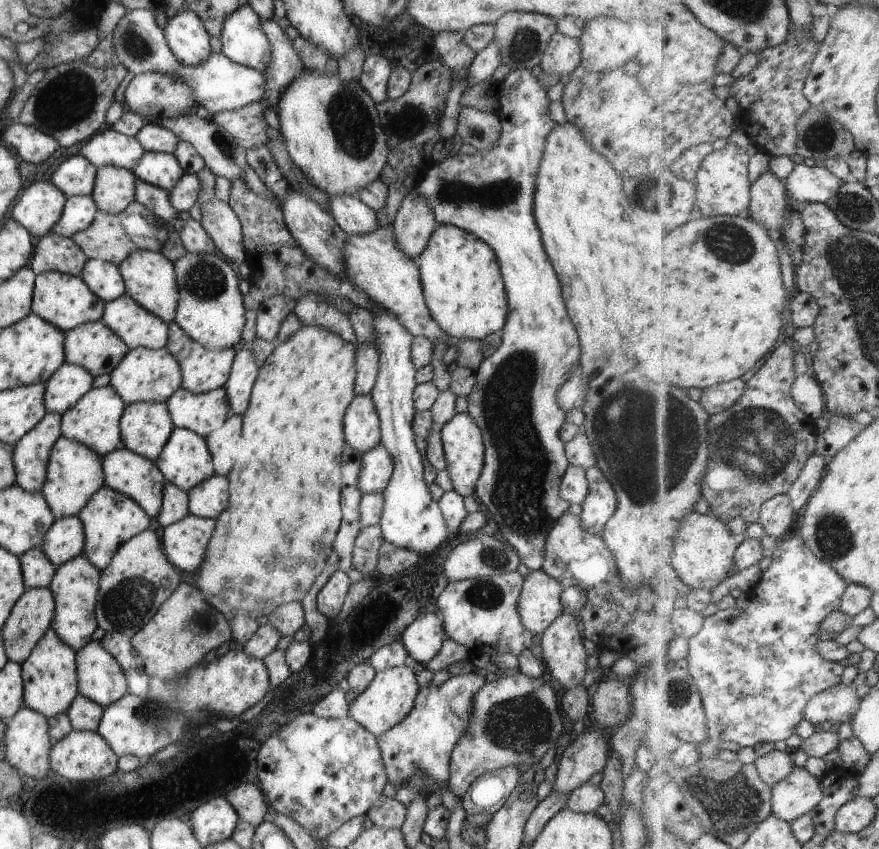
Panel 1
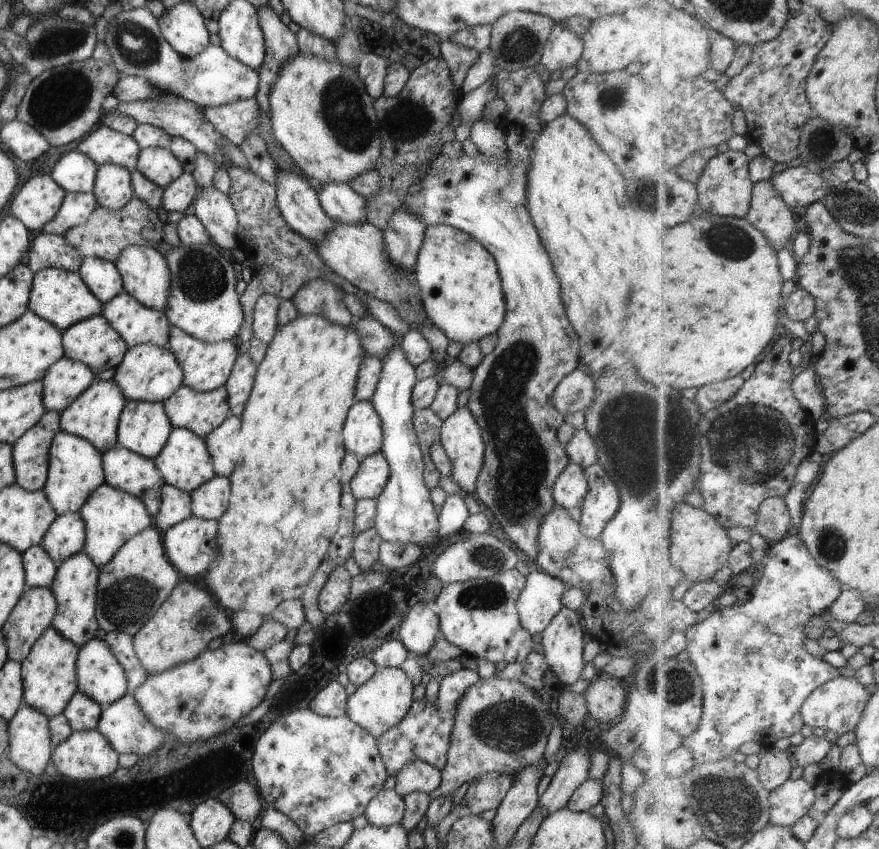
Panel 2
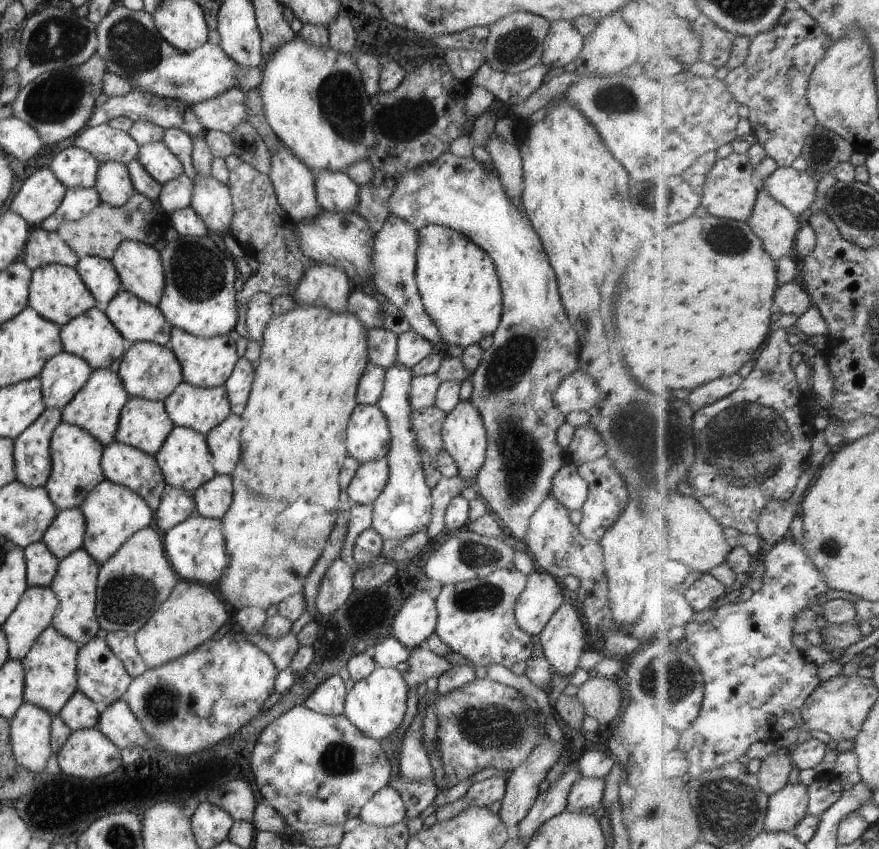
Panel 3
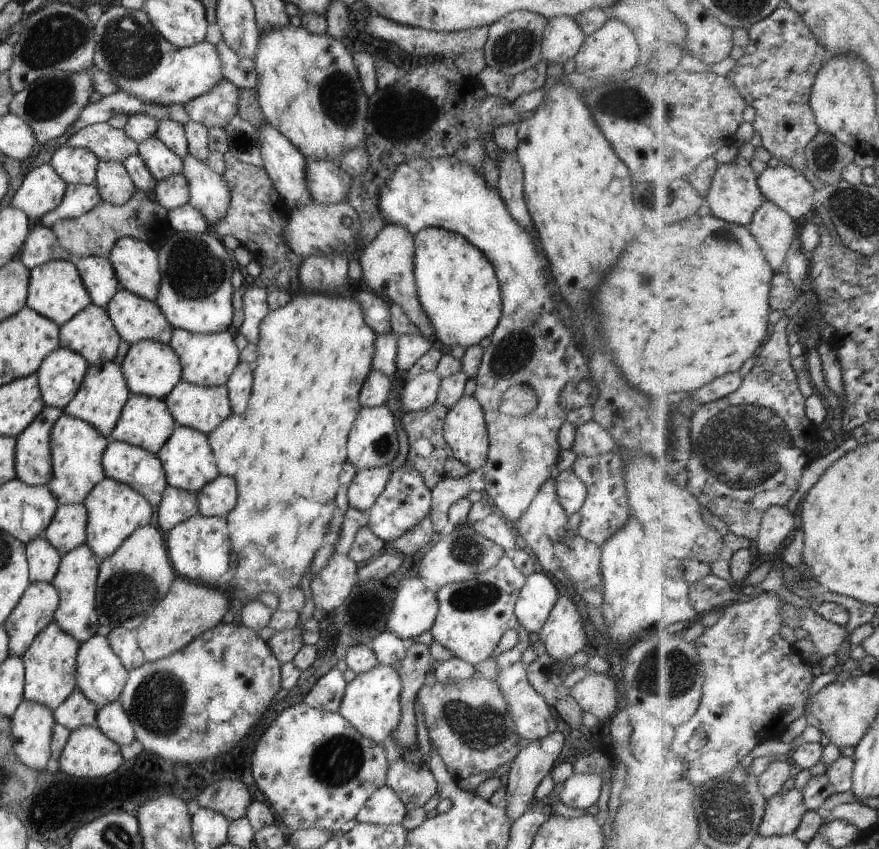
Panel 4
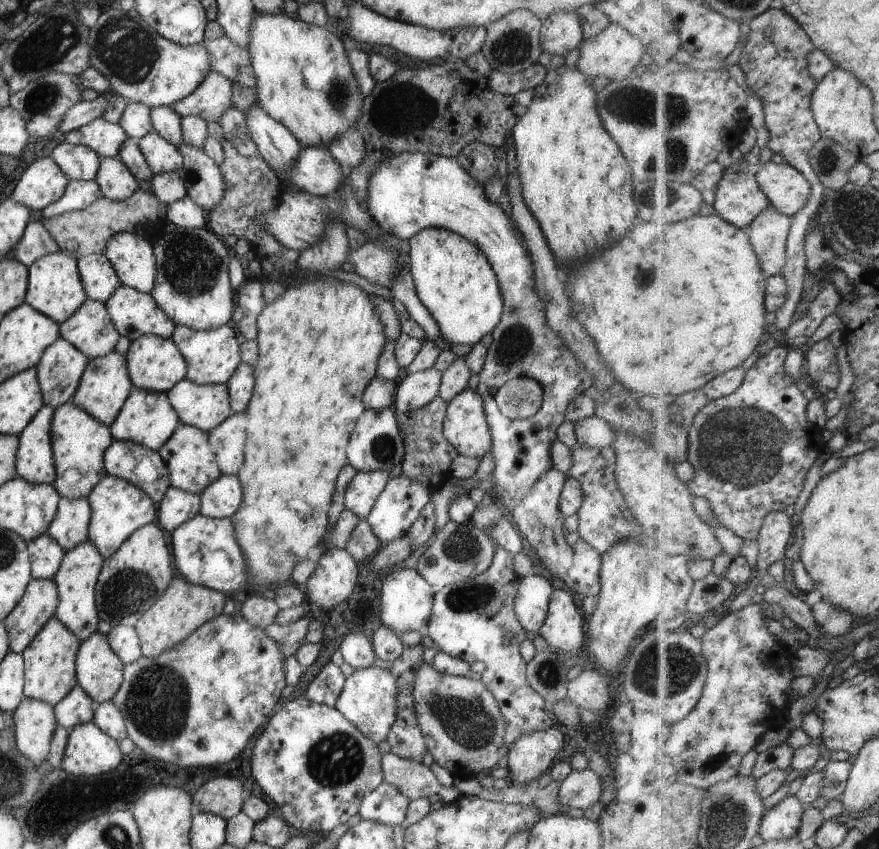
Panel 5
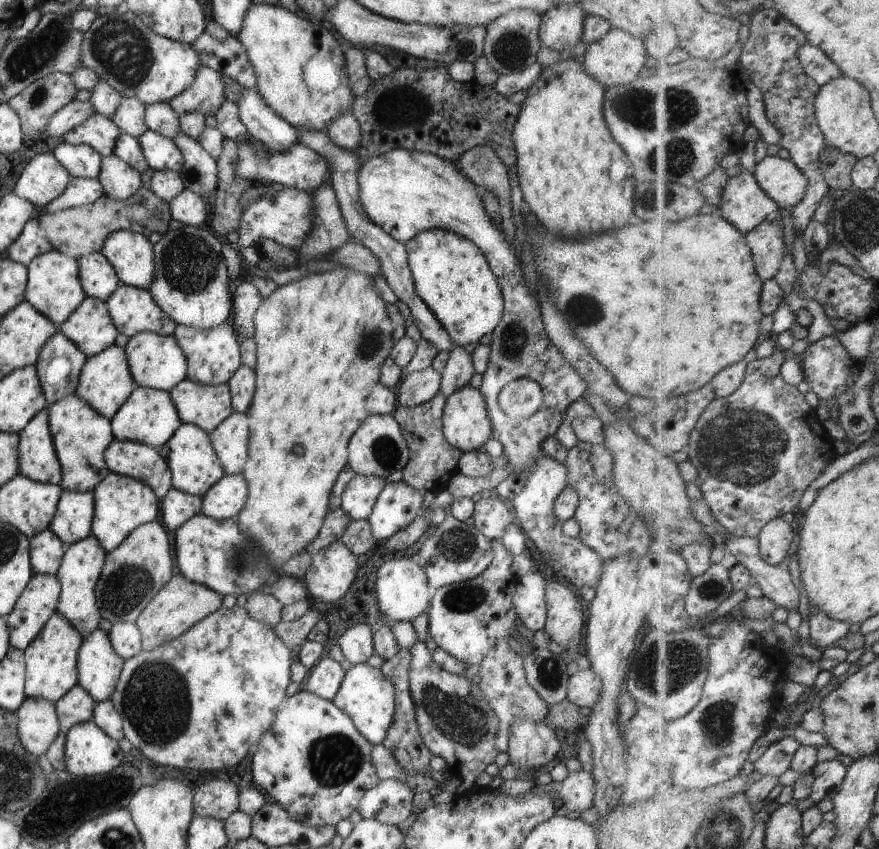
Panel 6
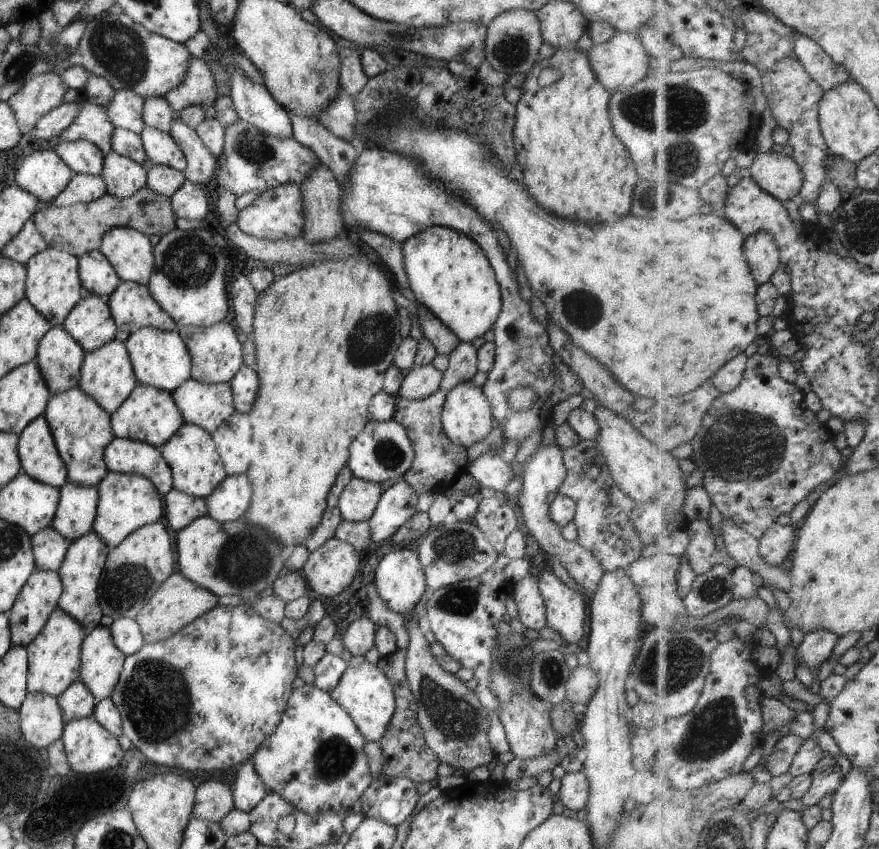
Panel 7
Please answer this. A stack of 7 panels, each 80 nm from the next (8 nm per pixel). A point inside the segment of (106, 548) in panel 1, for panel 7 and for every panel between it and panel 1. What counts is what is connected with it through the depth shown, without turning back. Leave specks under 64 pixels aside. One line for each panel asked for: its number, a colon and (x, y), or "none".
2: (110, 516)
3: (112, 512)
4: (114, 510)
5: (118, 508)
6: (121, 503)
7: (126, 502)

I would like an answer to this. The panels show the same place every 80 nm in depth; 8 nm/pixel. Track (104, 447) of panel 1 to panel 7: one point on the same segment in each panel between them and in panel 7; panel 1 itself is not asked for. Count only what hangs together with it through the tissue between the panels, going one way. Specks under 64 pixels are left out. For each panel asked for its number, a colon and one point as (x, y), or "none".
2: (93, 415)
3: (96, 407)
4: (99, 399)
5: (104, 385)
6: (105, 381)
7: (106, 375)

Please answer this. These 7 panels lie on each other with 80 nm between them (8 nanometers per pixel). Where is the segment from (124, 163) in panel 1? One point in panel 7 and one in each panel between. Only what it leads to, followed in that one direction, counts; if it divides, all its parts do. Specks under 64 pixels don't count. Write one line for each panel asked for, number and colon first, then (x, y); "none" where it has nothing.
2: (103, 145)
3: (104, 143)
4: (107, 143)
5: (104, 138)
6: (98, 132)
7: (91, 124)

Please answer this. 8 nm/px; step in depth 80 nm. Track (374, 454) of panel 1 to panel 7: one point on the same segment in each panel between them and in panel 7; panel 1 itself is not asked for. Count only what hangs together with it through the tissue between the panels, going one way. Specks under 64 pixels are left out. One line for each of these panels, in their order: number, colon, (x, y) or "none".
2: (372, 473)
3: (368, 479)
4: (366, 485)
5: (362, 490)
6: (358, 496)
7: (356, 503)

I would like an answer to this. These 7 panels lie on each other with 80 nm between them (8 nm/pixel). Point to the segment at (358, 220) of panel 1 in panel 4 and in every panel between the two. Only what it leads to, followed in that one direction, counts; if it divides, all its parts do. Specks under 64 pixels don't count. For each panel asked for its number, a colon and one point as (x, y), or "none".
2: (340, 202)
3: (334, 191)
4: (326, 183)

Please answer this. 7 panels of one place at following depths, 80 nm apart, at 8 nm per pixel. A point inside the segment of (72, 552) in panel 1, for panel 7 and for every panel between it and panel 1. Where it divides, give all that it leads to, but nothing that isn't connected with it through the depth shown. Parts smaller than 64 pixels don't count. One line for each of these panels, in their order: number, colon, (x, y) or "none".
2: (65, 536)
3: (66, 532)
4: (66, 531)
5: (69, 527)
6: (71, 521)
7: (76, 507)

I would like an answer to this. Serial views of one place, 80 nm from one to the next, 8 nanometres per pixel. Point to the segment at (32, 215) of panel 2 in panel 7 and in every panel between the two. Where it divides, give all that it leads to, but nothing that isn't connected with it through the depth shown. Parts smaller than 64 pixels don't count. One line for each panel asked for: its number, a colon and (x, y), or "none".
3: (39, 195)
4: (41, 190)
5: (43, 182)
6: (42, 179)
7: (42, 173)

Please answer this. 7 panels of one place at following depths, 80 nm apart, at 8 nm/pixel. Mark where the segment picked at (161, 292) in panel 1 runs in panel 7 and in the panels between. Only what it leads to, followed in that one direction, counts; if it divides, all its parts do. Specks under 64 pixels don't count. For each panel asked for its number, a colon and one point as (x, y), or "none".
2: (144, 272)
3: (138, 266)
4: (134, 262)
5: (131, 257)
6: (130, 254)
7: (129, 252)

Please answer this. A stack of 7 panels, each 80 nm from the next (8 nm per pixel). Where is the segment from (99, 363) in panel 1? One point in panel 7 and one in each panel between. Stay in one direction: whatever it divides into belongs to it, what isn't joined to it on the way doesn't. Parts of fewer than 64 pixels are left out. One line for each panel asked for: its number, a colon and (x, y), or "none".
2: (91, 341)
3: (90, 335)
4: (90, 333)
5: (89, 329)
6: (89, 327)
7: (89, 323)

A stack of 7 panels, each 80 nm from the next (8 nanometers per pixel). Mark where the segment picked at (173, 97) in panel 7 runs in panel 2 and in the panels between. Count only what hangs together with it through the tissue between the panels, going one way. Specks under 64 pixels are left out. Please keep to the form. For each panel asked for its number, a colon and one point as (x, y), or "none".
2: (236, 121)
3: (224, 112)
4: (215, 108)
5: (212, 97)
6: (204, 95)

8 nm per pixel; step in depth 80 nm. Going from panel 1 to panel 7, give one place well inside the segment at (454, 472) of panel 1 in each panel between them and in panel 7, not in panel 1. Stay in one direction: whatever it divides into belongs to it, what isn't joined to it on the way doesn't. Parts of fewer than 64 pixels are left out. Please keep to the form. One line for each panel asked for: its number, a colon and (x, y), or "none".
2: (460, 437)
3: (462, 432)
4: (464, 430)
5: (464, 427)
6: (465, 424)
7: (465, 417)

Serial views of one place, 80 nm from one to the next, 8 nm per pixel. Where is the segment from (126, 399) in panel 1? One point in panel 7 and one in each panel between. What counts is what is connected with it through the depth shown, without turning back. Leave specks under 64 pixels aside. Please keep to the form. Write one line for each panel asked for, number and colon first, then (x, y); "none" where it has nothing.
2: (146, 372)
3: (148, 370)
4: (150, 368)
5: (154, 364)
6: (155, 361)
7: (159, 359)

